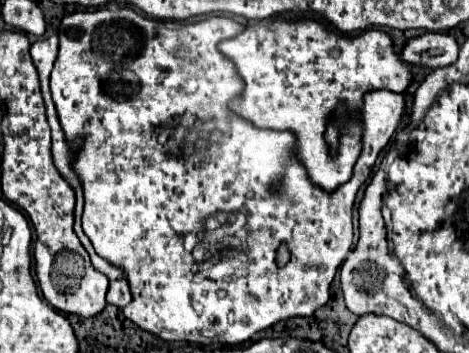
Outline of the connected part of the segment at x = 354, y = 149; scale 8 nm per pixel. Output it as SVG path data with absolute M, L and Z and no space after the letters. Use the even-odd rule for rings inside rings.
M304 18L296 22L290 20L274 20L268 24L258 22L248 24L244 32L240 32L238 36L222 40L222 44L218 44L218 50L222 52L222 56L232 60L238 76L244 80L244 92L238 99L228 104L228 108L258 128L292 132L296 136L298 162L306 168L310 182L314 182L314 186L326 192L334 192L340 184L350 180L354 164L360 156L362 150L360 110L364 94L372 90L390 90L402 94L412 82L410 64L406 64L402 56L396 54L394 40L386 32L376 28L358 34L344 34L334 28L328 28L328 24L314 18ZM338 106L346 106L348 124L342 128L338 150L332 154L324 140L324 132L330 120L334 118Z

